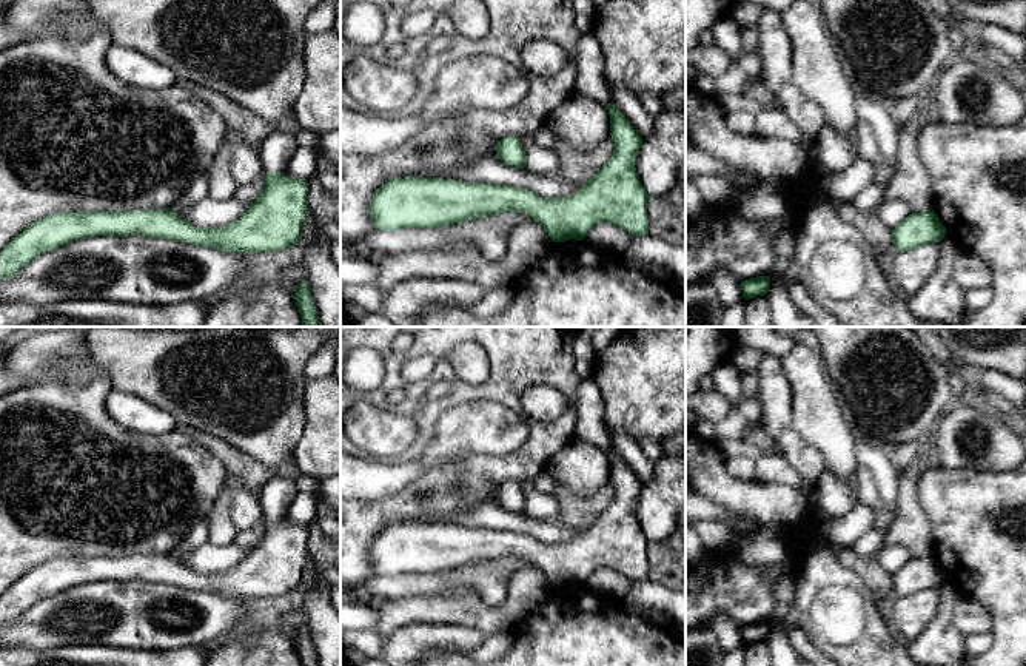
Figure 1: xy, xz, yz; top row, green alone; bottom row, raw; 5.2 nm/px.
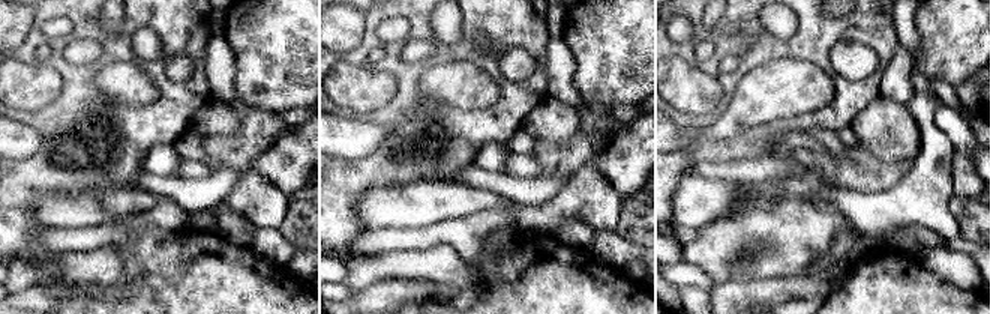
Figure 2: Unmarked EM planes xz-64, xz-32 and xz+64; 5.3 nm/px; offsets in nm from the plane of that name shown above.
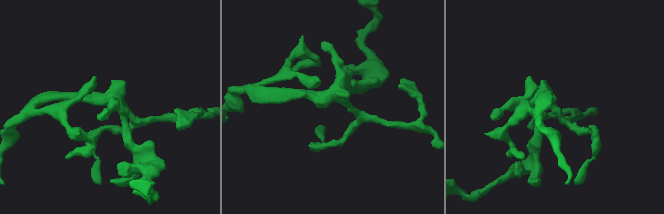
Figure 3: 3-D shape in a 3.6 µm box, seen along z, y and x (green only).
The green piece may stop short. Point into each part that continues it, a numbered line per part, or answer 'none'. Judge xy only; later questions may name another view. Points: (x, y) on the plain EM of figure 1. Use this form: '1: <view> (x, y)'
1: xy (276, 497)

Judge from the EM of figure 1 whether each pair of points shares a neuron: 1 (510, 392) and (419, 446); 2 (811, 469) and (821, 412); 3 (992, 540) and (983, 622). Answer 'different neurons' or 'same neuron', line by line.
1: same neuron
2: different neurons
3: different neurons

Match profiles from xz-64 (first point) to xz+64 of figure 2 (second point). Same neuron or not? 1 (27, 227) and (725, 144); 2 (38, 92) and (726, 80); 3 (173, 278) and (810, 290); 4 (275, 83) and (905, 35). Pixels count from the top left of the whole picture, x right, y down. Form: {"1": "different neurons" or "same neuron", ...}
{"1": "same neuron", "2": "different neurons", "3": "different neurons", "4": "different neurons"}

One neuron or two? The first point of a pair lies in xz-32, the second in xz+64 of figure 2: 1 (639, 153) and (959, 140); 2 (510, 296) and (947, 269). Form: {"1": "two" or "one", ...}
{"1": "two", "2": "two"}

